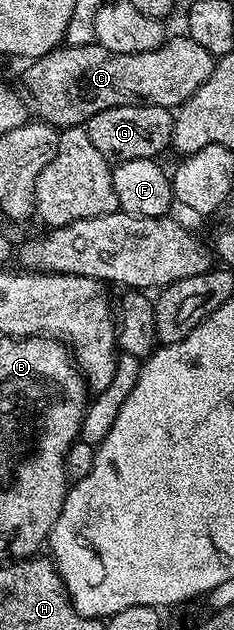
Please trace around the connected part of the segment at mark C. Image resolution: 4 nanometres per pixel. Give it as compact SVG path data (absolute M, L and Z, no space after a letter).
M187 35L166 40L155 51L142 53L116 53L96 43L65 43L47 55L30 60L21 73L20 88L37 117L62 130L84 126L91 115L99 115L99 111L111 107L154 105L176 110L211 79L214 64L214 57Z

